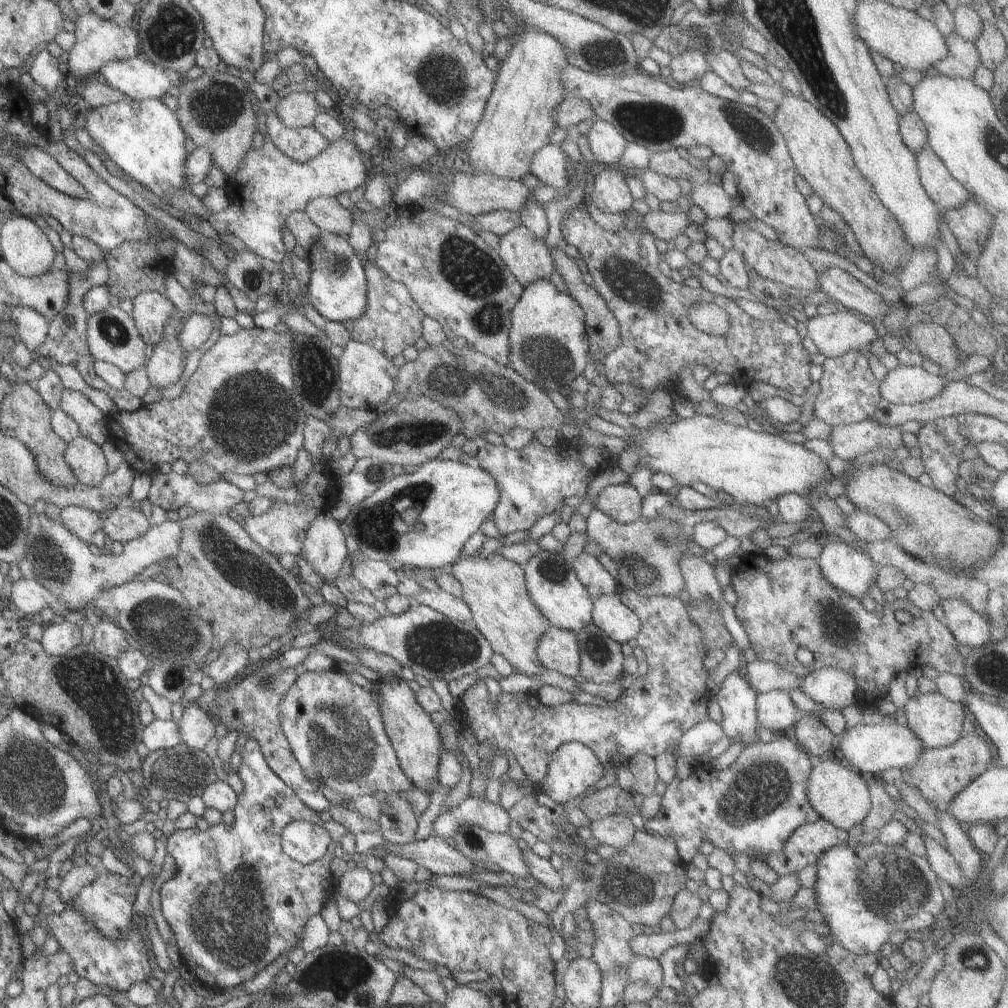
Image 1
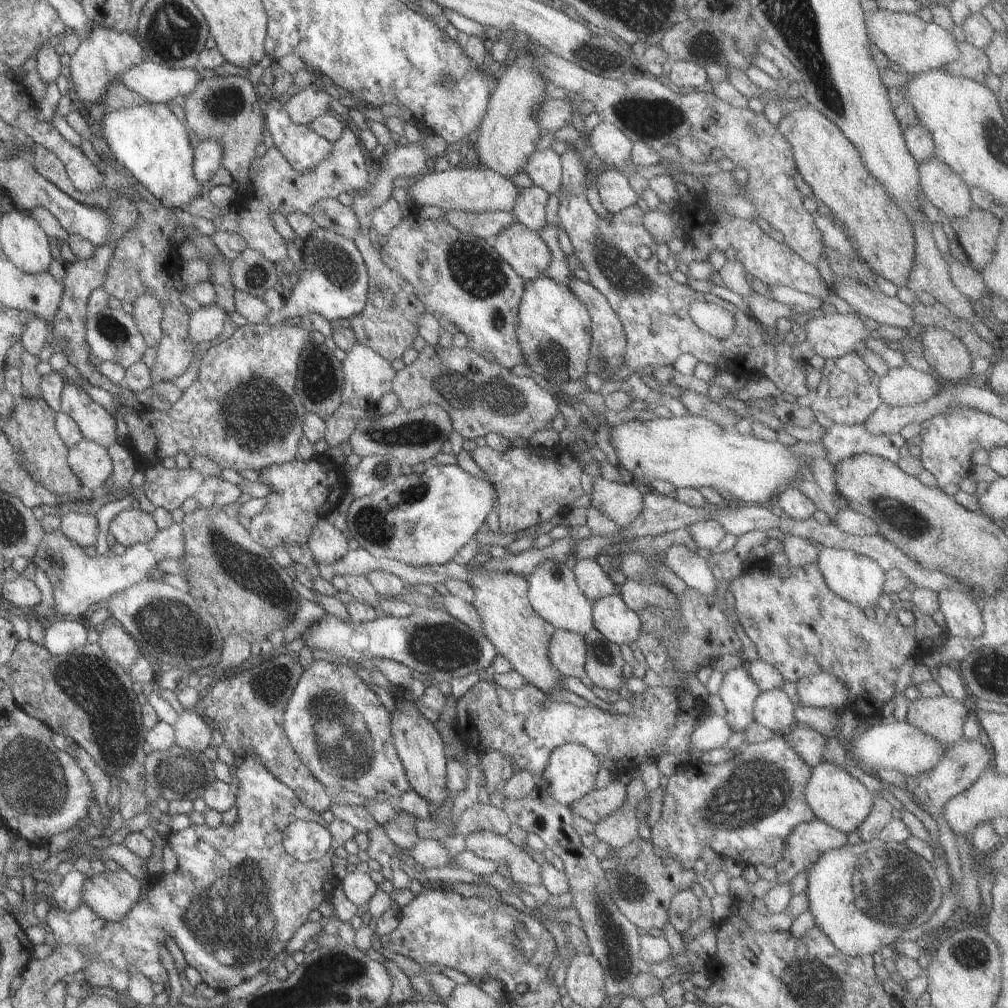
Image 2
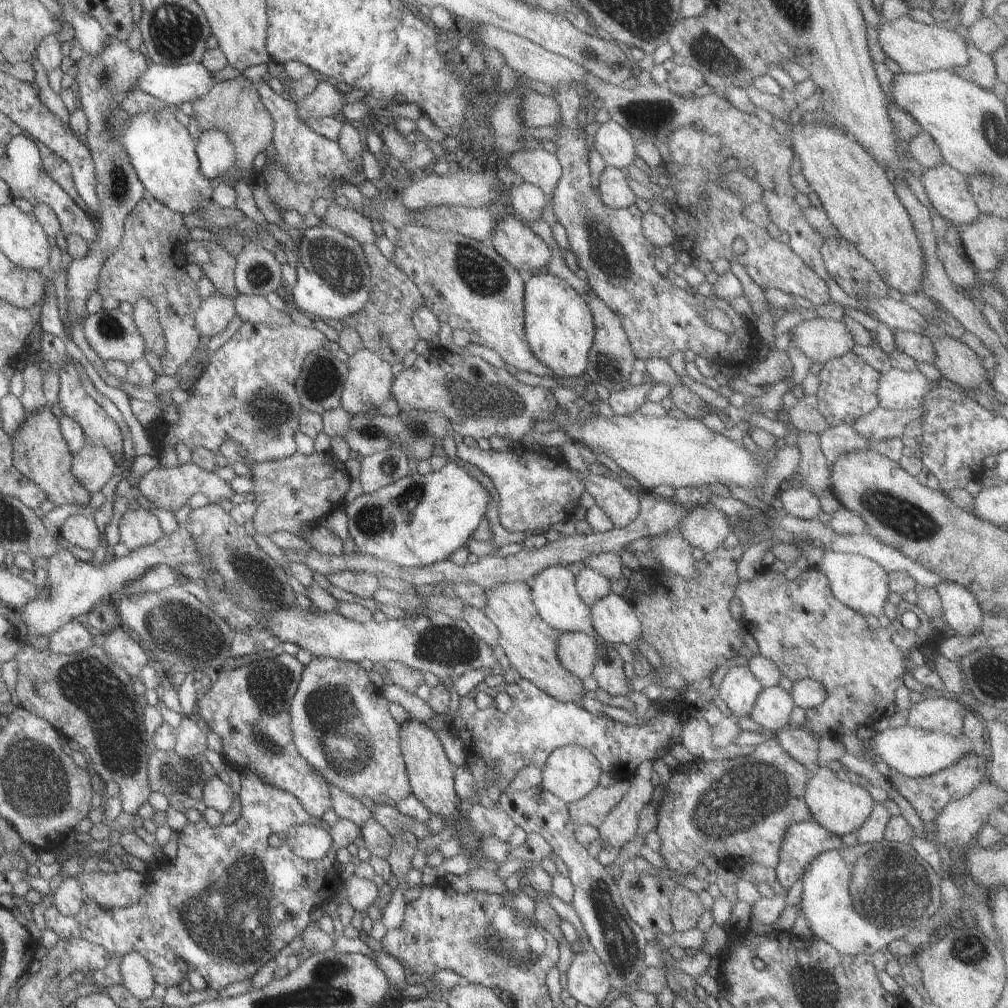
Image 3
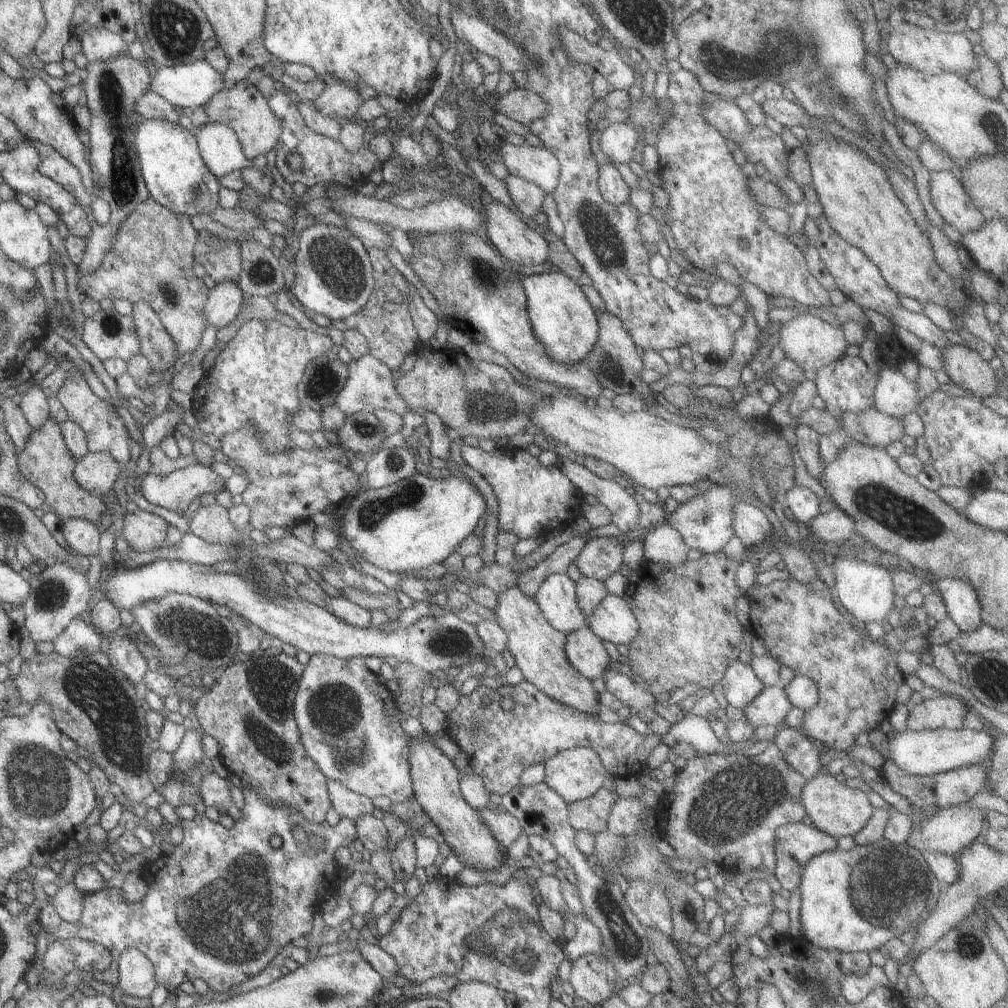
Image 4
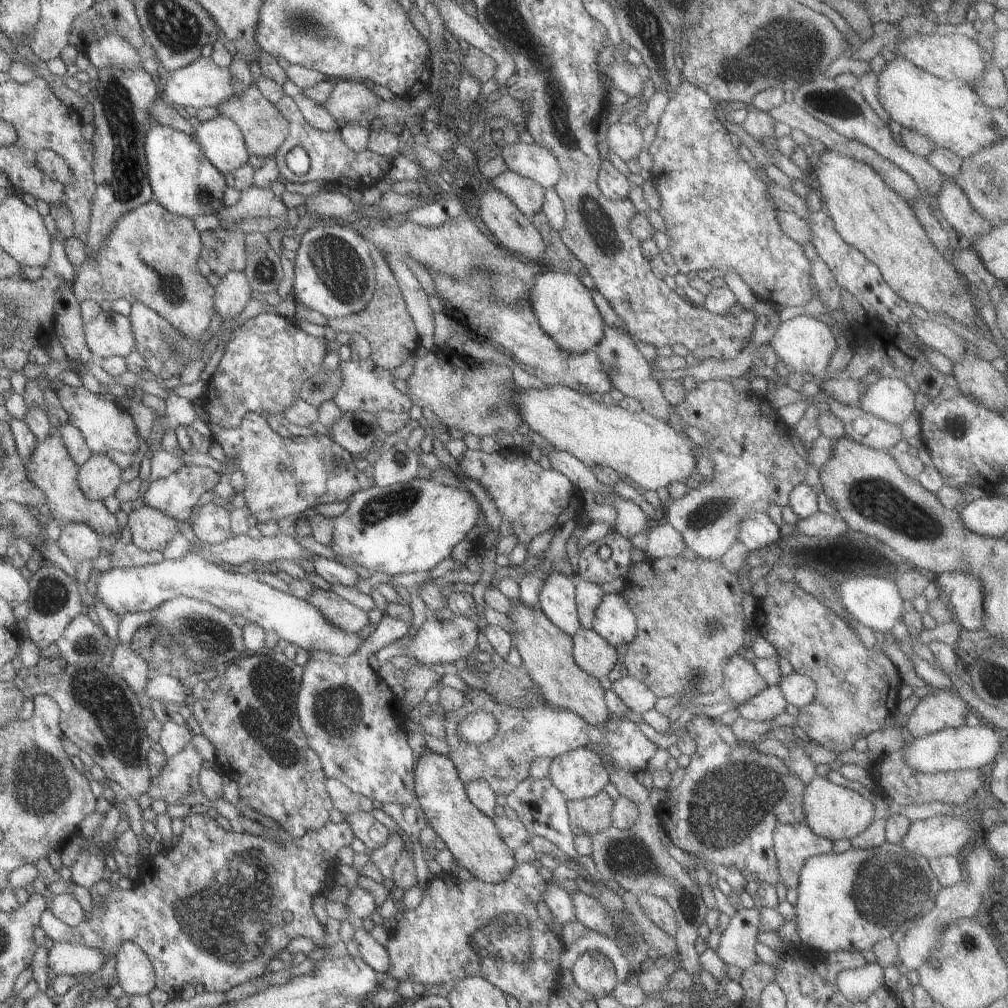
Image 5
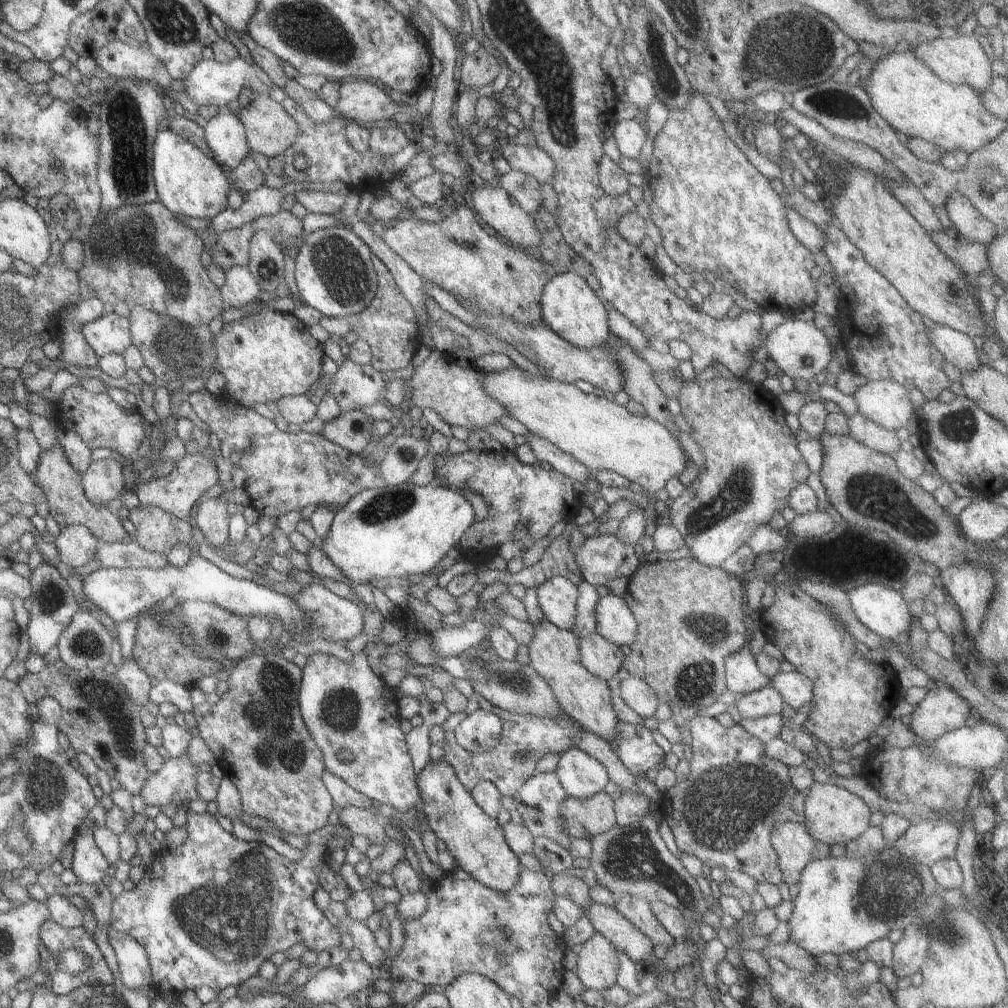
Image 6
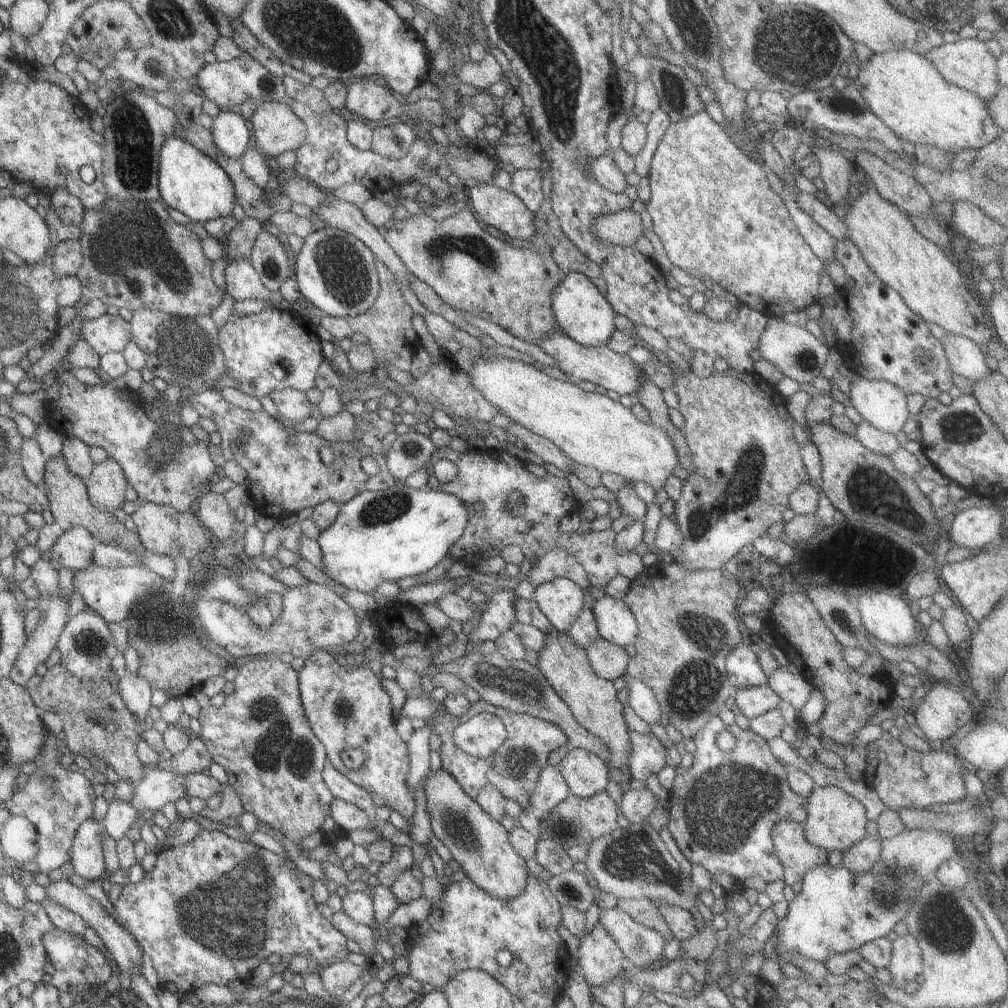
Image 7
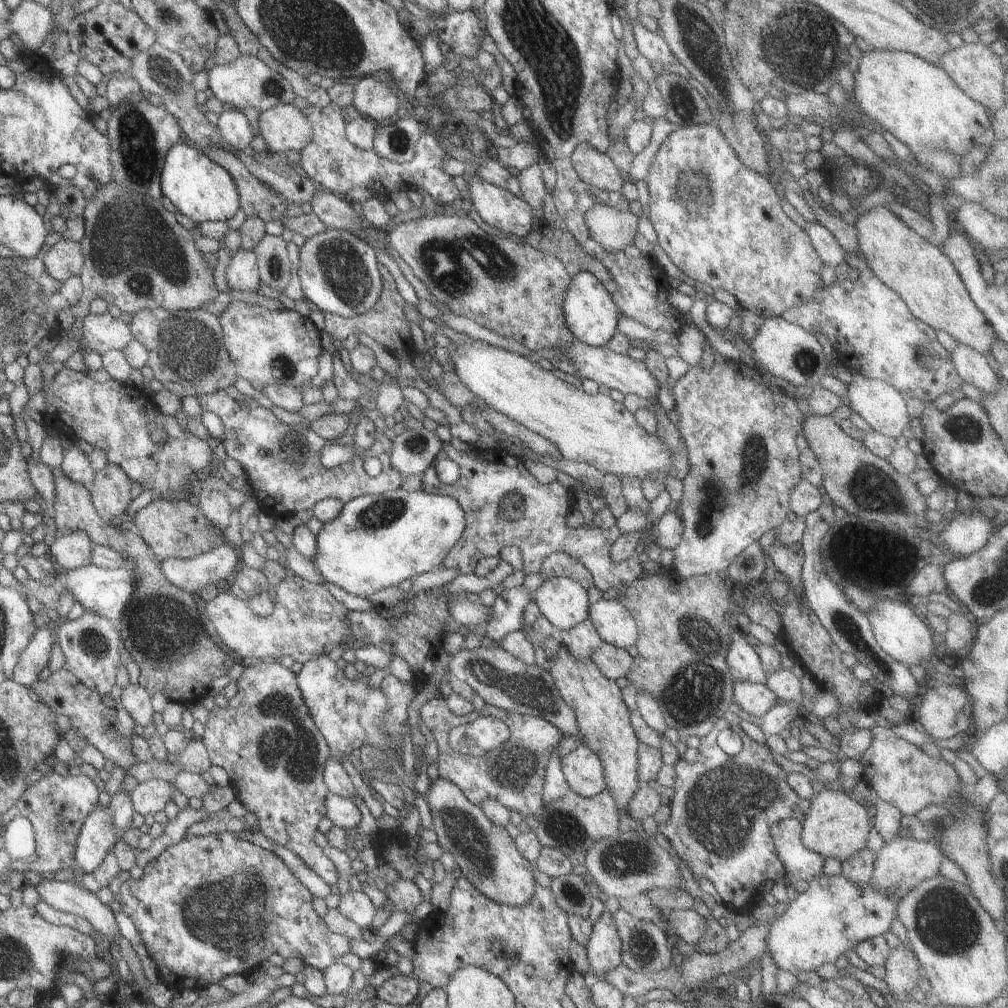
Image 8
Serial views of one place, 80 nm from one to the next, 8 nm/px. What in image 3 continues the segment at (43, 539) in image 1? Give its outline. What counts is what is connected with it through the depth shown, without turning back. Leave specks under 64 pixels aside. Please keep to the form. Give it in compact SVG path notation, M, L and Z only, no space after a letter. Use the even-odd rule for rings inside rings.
M181 525L168 535L163 532L161 538L157 538L153 544L129 550L129 554L123 558L109 555L96 566L91 561L75 559L71 552L60 547L57 541L55 546L57 546L57 552L41 561L42 566L47 570L46 585L44 588L37 587L35 598L20 608L22 609L21 620L27 627L30 638L49 636L51 632L58 630L59 626L63 626L82 614L89 613L89 610L97 603L118 596L129 582L141 578L141 574L145 574L153 566L163 564L174 567L177 564L199 562L201 558L187 530L184 530Z

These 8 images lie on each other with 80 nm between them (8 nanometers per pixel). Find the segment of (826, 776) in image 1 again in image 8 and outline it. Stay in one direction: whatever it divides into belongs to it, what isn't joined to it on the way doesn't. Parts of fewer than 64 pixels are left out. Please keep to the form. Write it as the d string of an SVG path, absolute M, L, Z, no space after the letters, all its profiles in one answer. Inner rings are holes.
M836 787L832 790L822 788L809 799L807 813L801 822L800 840L811 852L841 861L865 846L870 827L871 819L867 816L866 808L851 799L849 793Z

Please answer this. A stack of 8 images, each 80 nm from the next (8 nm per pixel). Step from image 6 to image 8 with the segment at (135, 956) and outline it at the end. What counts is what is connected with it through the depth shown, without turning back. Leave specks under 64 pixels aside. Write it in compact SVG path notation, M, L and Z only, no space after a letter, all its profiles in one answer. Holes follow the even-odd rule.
M41 879L39 884L33 886L39 894L39 901L50 908L71 913L83 920L93 930L92 935L100 934L109 938L111 943L117 945L119 937L113 913L108 906L101 904L95 894L69 882L57 882L54 879Z

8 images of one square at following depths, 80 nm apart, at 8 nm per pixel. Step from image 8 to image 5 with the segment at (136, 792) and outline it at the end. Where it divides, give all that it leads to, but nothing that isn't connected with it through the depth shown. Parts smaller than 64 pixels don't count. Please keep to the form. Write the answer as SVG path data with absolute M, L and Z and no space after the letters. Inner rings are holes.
M189 742L178 754L166 760L157 777L151 778L146 795L151 801L161 800L166 806L201 804L209 807L210 802L201 795L198 786L202 761Z

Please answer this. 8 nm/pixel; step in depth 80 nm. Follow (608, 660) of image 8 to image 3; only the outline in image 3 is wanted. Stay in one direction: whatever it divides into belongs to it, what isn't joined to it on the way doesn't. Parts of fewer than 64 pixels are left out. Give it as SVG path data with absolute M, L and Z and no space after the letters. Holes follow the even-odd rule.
M562 631L555 642L557 662L580 680L591 675L595 652L597 644L594 635Z

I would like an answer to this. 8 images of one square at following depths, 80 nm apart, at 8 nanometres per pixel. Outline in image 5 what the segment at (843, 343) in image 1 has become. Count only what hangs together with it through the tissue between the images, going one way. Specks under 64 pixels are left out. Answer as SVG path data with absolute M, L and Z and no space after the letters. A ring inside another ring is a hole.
M795 315L789 320L781 321L767 343L773 349L776 358L785 364L787 370L811 377L819 377L825 372L831 353L835 350L835 340L829 326L809 315Z

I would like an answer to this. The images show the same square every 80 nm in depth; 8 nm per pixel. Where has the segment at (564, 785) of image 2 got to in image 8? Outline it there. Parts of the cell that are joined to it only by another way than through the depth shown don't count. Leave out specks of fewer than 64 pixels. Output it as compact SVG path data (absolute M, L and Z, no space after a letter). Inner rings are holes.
M578 745L560 758L561 773L570 792L581 797L593 797L605 787L601 762L585 746Z

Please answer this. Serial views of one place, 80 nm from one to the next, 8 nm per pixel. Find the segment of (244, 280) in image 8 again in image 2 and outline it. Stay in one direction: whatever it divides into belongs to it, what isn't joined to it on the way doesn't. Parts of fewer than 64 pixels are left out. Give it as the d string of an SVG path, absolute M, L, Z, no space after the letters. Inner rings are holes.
M215 303L200 306L191 312L187 322L187 338L193 346L203 342L214 342L214 338L222 330L223 322L229 315L226 310L215 306Z

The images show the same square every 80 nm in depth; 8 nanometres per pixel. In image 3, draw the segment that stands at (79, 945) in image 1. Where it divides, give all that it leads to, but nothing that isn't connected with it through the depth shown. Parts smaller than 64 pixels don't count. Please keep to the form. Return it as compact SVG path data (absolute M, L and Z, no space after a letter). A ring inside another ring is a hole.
M241 769L238 771L238 774L240 782L239 802L241 804L239 818L237 818L233 824L229 824L229 826L224 826L221 823L217 824L217 826L209 826L209 824L207 824L203 818L201 818L201 820L197 820L195 823L188 822L185 824L183 829L179 830L179 833L177 833L177 838L175 838L175 858L173 858L171 862L162 860L160 865L152 865L152 867L150 866L151 871L147 874L147 887L145 894L139 898L139 901L136 904L127 906L127 908L103 910L101 906L95 906L93 902L85 899L81 908L79 908L79 911L76 914L73 914L73 916L63 916L63 914L59 914L59 912L57 912L53 906L49 906L49 908L42 910L43 920L45 920L45 929L49 929L51 932L54 932L55 935L57 935L57 939L80 939L85 942L91 942L91 944L95 944L97 946L101 946L101 948L107 952L107 966L103 966L103 968L99 968L99 970L93 970L92 972L87 973L87 980L92 984L96 984L99 987L109 987L111 985L119 984L119 964L121 962L121 958L123 958L125 954L133 953L139 954L139 956L143 956L143 958L147 960L147 966L149 966L149 972L151 972L154 984L159 984L164 987L178 985L178 983L186 976L185 973L179 971L179 968L175 963L177 960L181 960L181 962L185 964L187 971L195 970L195 972L197 972L197 974L199 974L199 976L205 980L205 983L207 983L207 987L209 989L212 989L214 992L220 994L223 989L230 984L243 980L250 980L259 970L259 968L264 966L269 960L273 959L279 953L281 948L286 946L298 934L303 933L303 930L305 930L305 928L310 924L311 919L314 916L314 911L320 909L325 902L331 901L334 898L333 895L336 895L336 893L339 891L343 878L340 868L335 861L334 855L339 848L346 848L347 845L353 843L355 838L359 837L359 827L355 826L353 822L349 822L349 820L341 818L337 818L334 824L329 825L322 819L311 817L309 814L307 814L291 792L285 792L285 790L279 790L279 786L267 784L267 782L265 782L263 778L259 778L257 774L250 774L249 770ZM293 824L313 824L322 827L323 830L327 830L331 844L325 856L317 860L305 861L291 854L291 850L289 850L289 848L283 844L280 844L278 847L269 846L267 839L270 835L276 835L282 842L283 838L285 838L286 829Z

